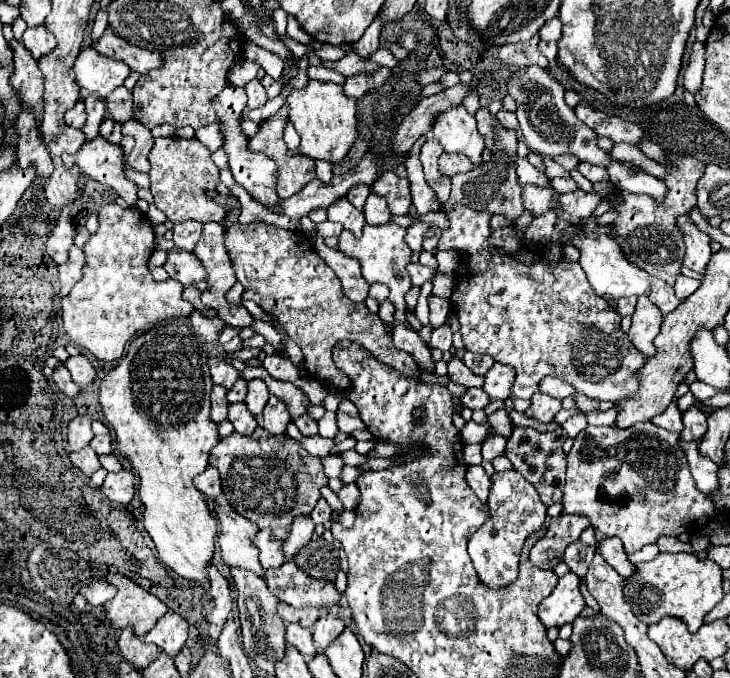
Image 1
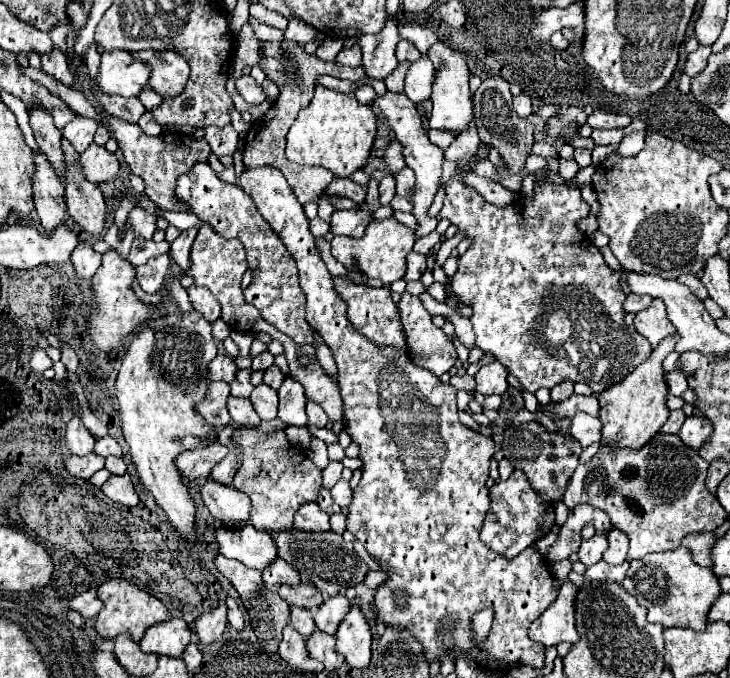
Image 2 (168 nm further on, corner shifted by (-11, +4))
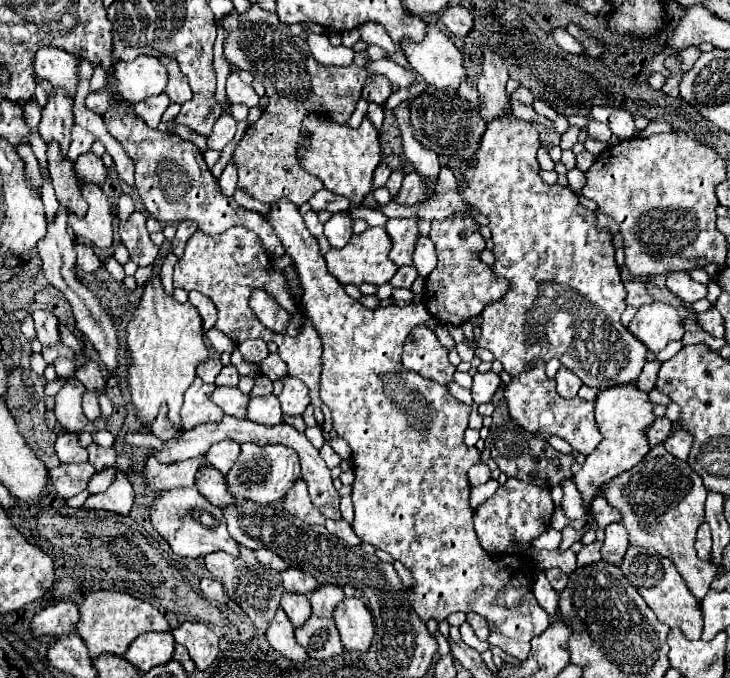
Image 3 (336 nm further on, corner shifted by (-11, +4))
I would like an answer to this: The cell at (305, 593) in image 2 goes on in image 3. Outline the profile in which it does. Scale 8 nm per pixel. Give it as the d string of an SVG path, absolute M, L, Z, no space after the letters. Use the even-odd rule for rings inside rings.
M287 568L283 574L283 586L287 592L303 592L309 596L313 588L317 588L317 580L313 576L307 576L305 572L299 572L297 568Z

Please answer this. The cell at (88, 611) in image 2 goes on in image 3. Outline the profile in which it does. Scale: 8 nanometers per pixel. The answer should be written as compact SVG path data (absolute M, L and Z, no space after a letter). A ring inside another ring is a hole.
M59 602L55 606L49 606L41 610L31 620L31 634L43 636L43 634L69 634L75 632L75 624L79 620L79 608L73 602Z

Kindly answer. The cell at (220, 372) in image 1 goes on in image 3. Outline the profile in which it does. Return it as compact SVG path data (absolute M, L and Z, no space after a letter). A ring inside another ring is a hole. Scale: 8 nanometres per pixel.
M209 358L209 360L205 360L203 364L199 364L197 376L199 376L203 382L213 384L213 382L215 382L215 376L221 372L221 368L223 368L223 364L221 364L219 358Z

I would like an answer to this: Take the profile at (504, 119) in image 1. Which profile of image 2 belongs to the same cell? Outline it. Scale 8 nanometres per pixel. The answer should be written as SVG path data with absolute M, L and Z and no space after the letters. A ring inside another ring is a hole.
M525 92L513 98L513 106L515 106L515 112L517 112L521 118L527 118L527 116L533 112L531 100L529 100L529 96L527 96Z

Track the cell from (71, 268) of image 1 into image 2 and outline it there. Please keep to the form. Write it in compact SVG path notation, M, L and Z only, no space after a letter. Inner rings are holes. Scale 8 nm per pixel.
M79 242L71 254L71 262L75 266L77 278L89 280L95 276L97 268L101 266L101 254L95 252L87 242Z

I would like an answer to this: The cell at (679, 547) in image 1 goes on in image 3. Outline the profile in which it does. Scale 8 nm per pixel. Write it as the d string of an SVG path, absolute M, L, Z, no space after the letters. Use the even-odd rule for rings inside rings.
M703 522L697 530L697 542L695 542L695 550L697 556L701 560L709 560L711 558L711 528L707 522Z

